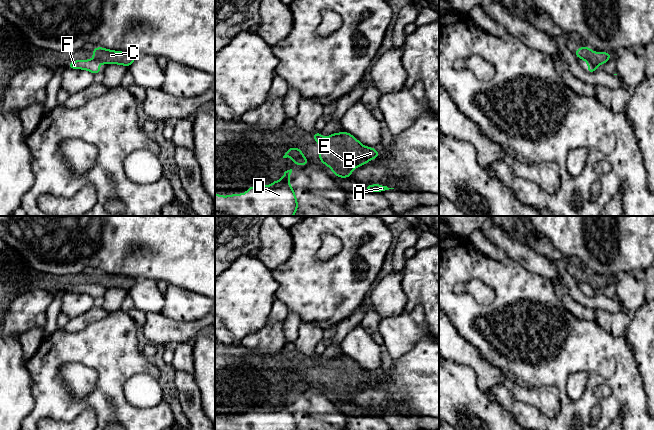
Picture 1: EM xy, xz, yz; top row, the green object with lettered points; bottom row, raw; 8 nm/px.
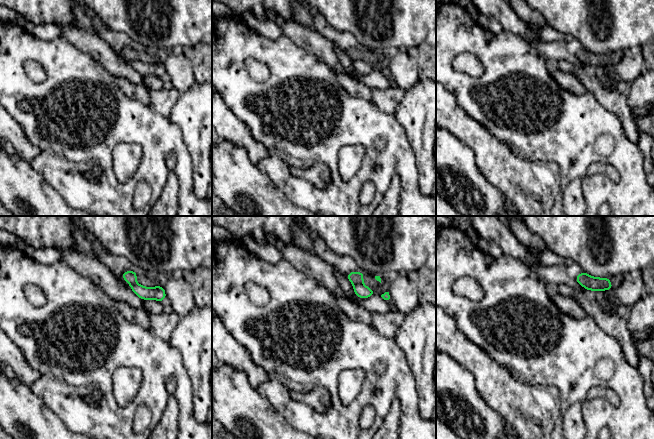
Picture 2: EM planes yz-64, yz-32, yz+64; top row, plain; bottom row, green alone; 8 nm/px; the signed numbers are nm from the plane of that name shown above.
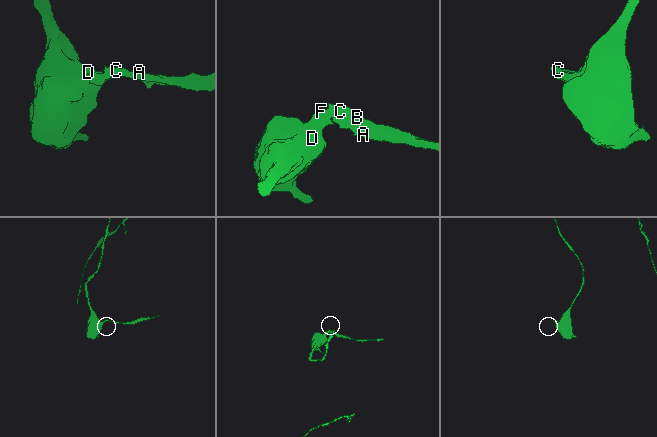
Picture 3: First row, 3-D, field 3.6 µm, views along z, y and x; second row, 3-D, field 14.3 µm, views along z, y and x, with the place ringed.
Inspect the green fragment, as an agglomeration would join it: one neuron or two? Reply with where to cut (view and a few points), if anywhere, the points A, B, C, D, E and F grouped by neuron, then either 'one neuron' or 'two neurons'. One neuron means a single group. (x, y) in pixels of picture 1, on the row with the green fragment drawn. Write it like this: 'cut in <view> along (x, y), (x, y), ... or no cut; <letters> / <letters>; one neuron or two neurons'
cut in yz along (583, 57), (590, 60), (596, 66); A B C E / D F; two neurons

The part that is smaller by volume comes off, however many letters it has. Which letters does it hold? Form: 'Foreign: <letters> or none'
Foreign: A, B, C, E

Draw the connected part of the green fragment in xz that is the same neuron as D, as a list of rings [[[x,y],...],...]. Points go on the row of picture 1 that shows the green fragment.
[[[292,169],[284,172],[280,181],[272,181],[271,186],[258,185],[247,188],[246,194],[226,197],[215,194],[215,216],[293,216],[298,209],[294,189],[289,185]]]

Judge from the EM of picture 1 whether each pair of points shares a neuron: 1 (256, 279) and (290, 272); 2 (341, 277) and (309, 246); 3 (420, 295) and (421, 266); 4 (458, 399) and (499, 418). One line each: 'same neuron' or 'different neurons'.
1: different neurons
2: same neuron
3: same neuron
4: same neuron

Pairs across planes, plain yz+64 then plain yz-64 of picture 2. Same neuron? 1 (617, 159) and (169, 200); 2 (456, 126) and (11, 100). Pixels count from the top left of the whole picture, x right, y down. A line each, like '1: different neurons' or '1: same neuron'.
1: different neurons
2: different neurons

